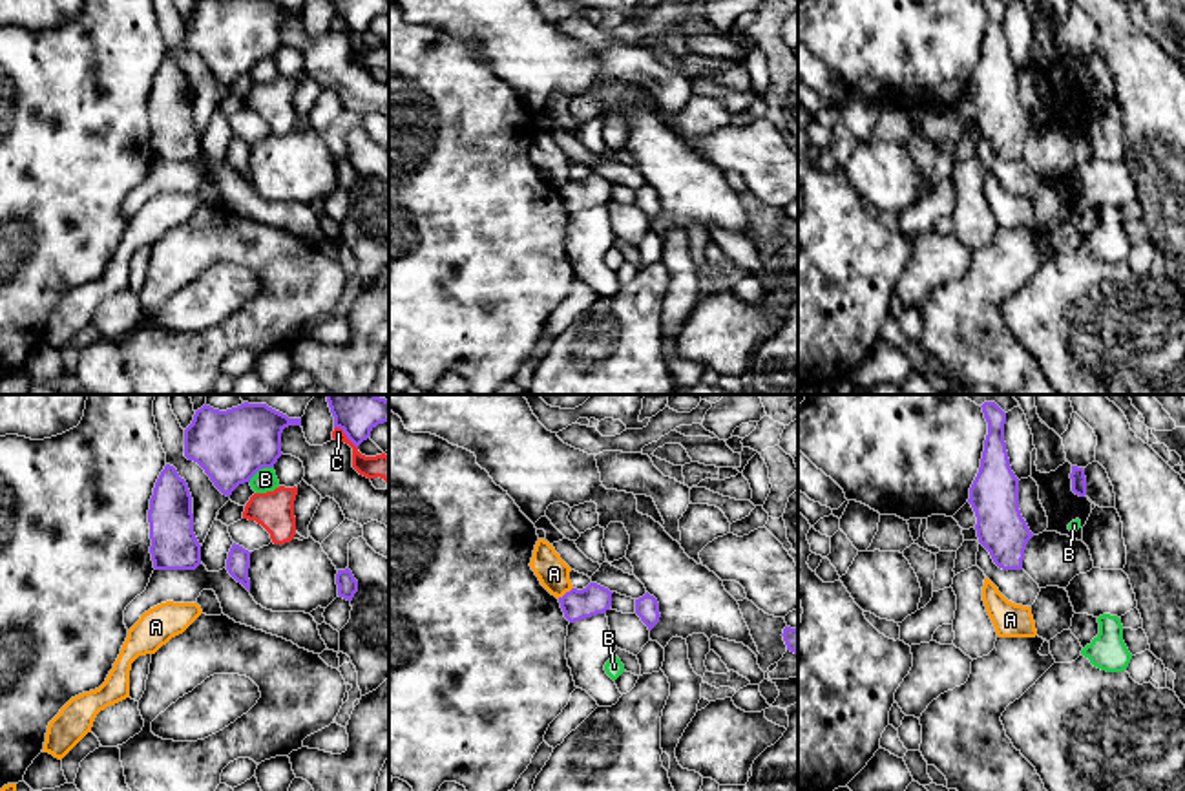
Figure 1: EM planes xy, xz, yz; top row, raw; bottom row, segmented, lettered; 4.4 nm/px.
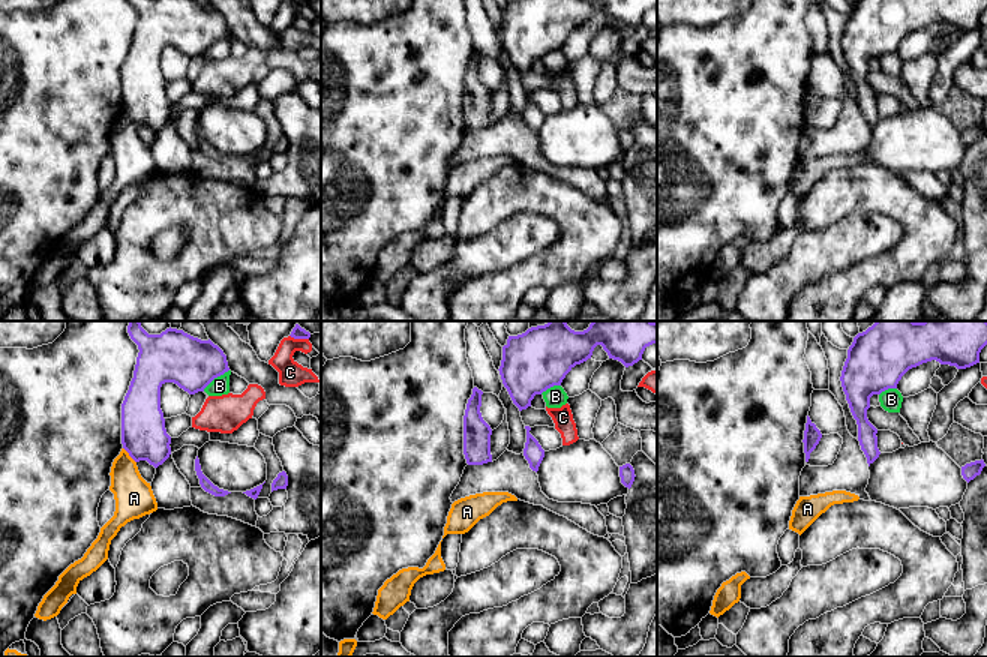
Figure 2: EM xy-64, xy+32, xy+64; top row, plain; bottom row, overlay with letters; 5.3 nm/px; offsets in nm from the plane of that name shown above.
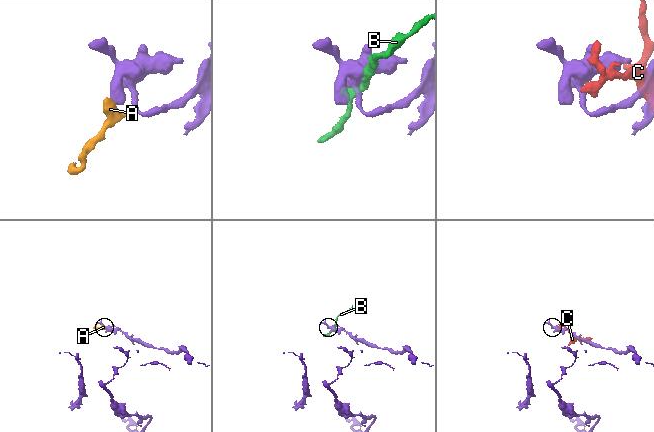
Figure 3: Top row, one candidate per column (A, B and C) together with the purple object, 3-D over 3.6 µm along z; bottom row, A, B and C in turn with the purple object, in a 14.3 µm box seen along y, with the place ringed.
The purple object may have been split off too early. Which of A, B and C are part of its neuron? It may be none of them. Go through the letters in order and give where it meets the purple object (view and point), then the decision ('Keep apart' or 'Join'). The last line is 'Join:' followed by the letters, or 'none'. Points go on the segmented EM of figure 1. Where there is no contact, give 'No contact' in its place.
A: Touches purple at xz (566, 592). Keep apart
B: Touches purple at xy (260, 468). Keep apart
C: Touches purple at xy (347, 437). Keep apart
Join: none

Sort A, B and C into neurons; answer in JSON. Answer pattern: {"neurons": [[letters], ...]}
{"neurons": [["A"], ["B"], ["C"]]}

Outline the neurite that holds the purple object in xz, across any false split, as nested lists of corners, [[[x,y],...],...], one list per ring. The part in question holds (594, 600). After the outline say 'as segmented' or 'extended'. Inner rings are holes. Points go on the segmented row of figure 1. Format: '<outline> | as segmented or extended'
[[[590,583],[586,588],[572,588],[562,597],[559,597],[564,617],[570,623],[606,614],[612,606],[612,594],[608,588]]] | as segmented

